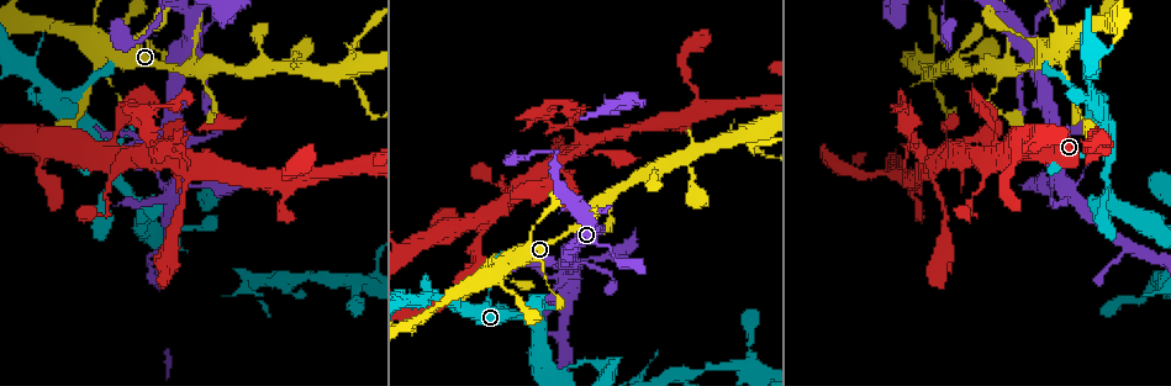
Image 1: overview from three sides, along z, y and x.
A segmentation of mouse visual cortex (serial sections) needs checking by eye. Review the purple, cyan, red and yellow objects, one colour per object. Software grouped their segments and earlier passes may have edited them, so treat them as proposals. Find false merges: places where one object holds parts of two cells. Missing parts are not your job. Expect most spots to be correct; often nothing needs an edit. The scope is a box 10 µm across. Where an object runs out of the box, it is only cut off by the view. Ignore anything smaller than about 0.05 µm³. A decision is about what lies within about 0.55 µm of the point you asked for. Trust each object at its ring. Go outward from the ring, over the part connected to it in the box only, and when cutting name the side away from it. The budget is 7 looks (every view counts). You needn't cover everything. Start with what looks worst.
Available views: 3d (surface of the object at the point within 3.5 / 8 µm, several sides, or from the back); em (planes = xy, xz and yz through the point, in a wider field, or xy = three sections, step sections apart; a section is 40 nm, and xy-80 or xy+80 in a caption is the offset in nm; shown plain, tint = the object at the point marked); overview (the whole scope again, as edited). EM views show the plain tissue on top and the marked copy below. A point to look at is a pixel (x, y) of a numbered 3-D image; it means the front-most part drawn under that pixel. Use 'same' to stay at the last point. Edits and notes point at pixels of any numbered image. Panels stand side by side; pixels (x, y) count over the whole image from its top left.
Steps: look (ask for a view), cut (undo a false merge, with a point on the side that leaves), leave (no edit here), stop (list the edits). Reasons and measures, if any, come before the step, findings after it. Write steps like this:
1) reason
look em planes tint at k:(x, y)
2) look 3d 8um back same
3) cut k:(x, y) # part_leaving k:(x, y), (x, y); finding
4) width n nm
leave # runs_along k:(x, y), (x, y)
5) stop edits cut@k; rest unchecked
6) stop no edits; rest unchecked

abrupt turn
look 3d 8um at 1:(140, 118)

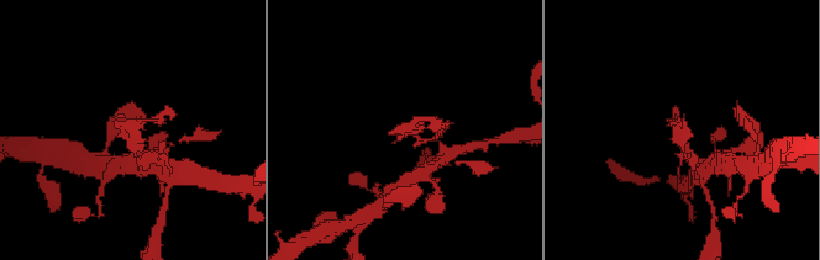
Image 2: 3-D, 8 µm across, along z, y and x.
zoom in
look 3d 3.5um same

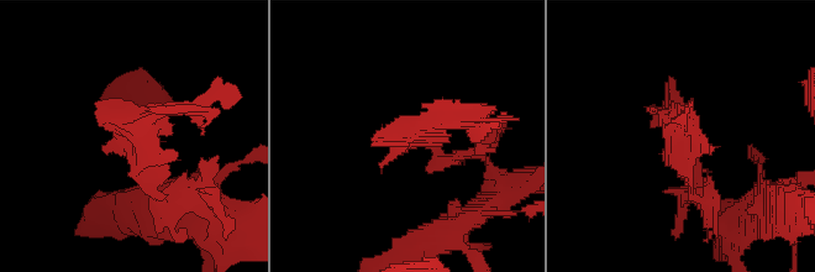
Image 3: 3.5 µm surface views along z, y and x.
need the tissue
look em xy step 1 tint at 3:(689, 139)

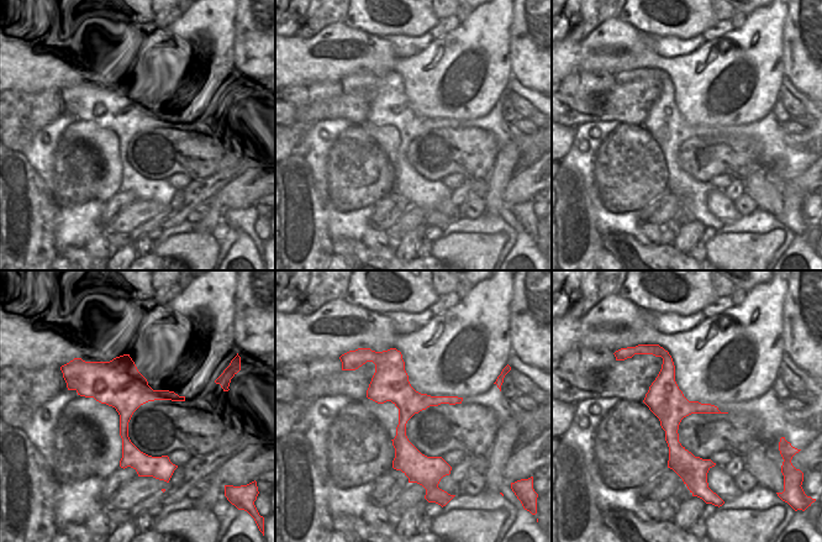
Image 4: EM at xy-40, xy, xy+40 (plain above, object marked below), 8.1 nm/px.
leave # all the same cell

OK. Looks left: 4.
abrupt turn
look em xy step 3 tint at 1:(197, 69)

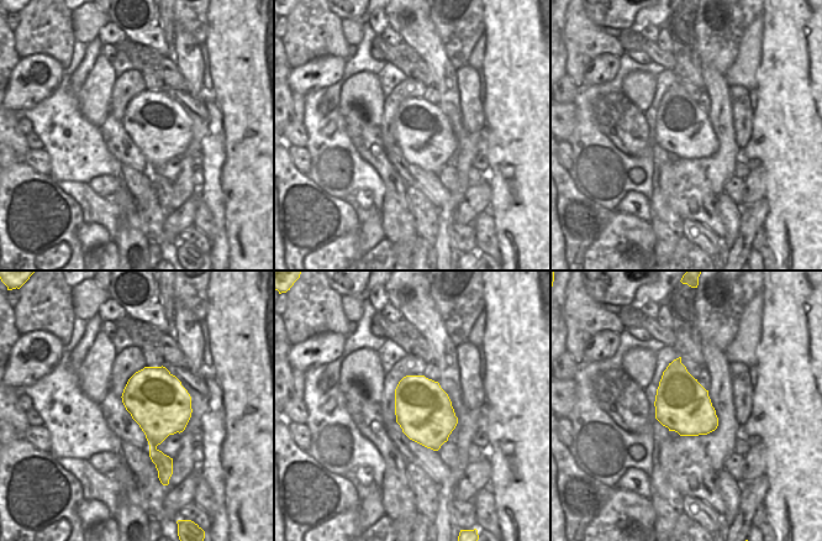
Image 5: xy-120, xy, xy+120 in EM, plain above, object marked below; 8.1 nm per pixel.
see where the arms go
look 3d 3.5um back same

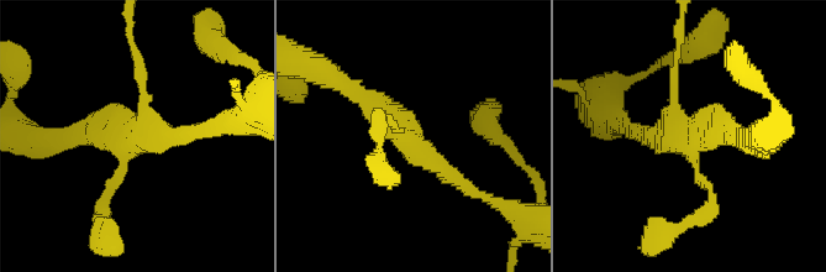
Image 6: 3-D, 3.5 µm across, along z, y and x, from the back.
leave # runs_along 6:(478, 194), (346, 87); all the same cell

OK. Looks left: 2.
stop no edits; rest unchecked

